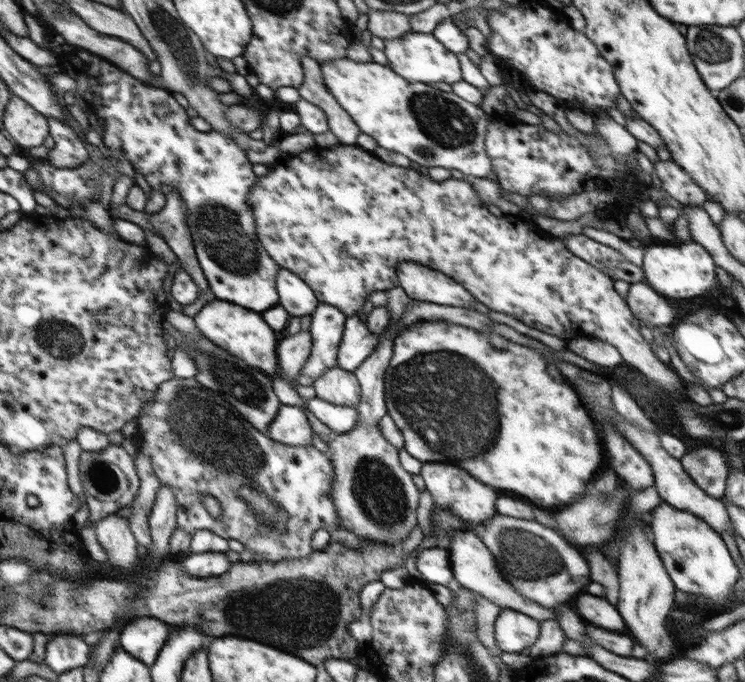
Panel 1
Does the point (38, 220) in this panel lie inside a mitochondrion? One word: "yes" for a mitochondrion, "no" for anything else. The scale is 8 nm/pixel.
no

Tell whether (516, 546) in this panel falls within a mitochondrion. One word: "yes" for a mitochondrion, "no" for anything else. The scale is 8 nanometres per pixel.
yes

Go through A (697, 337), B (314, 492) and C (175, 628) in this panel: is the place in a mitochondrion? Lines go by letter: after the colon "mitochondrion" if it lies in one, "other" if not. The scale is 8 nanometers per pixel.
A: other
B: other
C: other

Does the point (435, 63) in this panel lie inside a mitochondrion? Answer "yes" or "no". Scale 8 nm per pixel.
no

